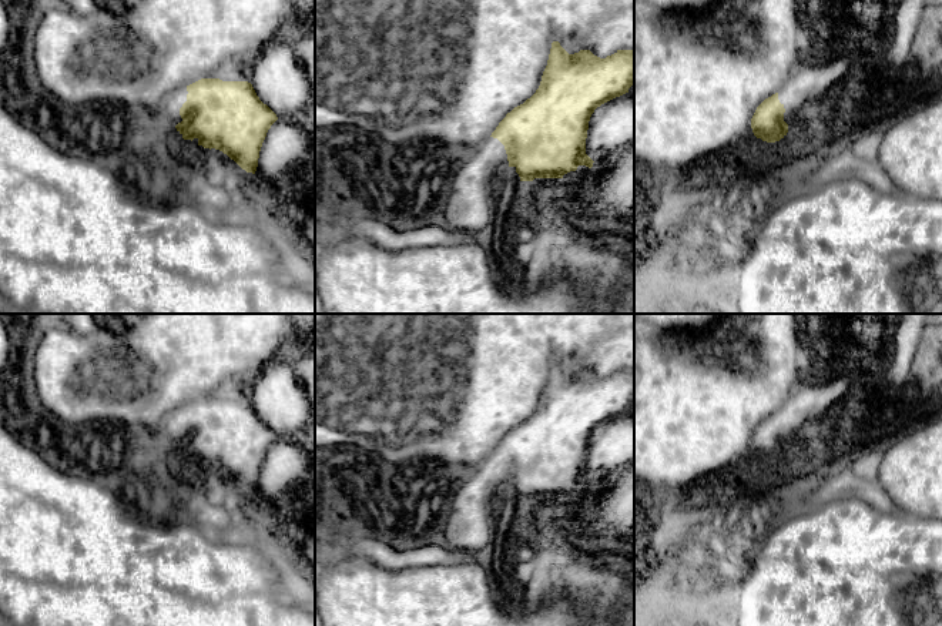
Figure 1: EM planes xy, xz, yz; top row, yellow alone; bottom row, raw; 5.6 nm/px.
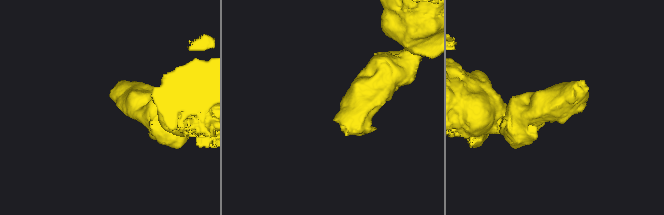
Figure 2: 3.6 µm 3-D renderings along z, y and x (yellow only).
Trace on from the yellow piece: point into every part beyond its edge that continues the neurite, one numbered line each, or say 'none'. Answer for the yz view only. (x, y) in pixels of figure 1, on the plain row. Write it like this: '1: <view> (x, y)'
1: yz (808, 404)

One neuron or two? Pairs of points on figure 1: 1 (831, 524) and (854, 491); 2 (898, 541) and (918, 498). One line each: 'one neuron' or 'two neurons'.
1: two neurons
2: two neurons

